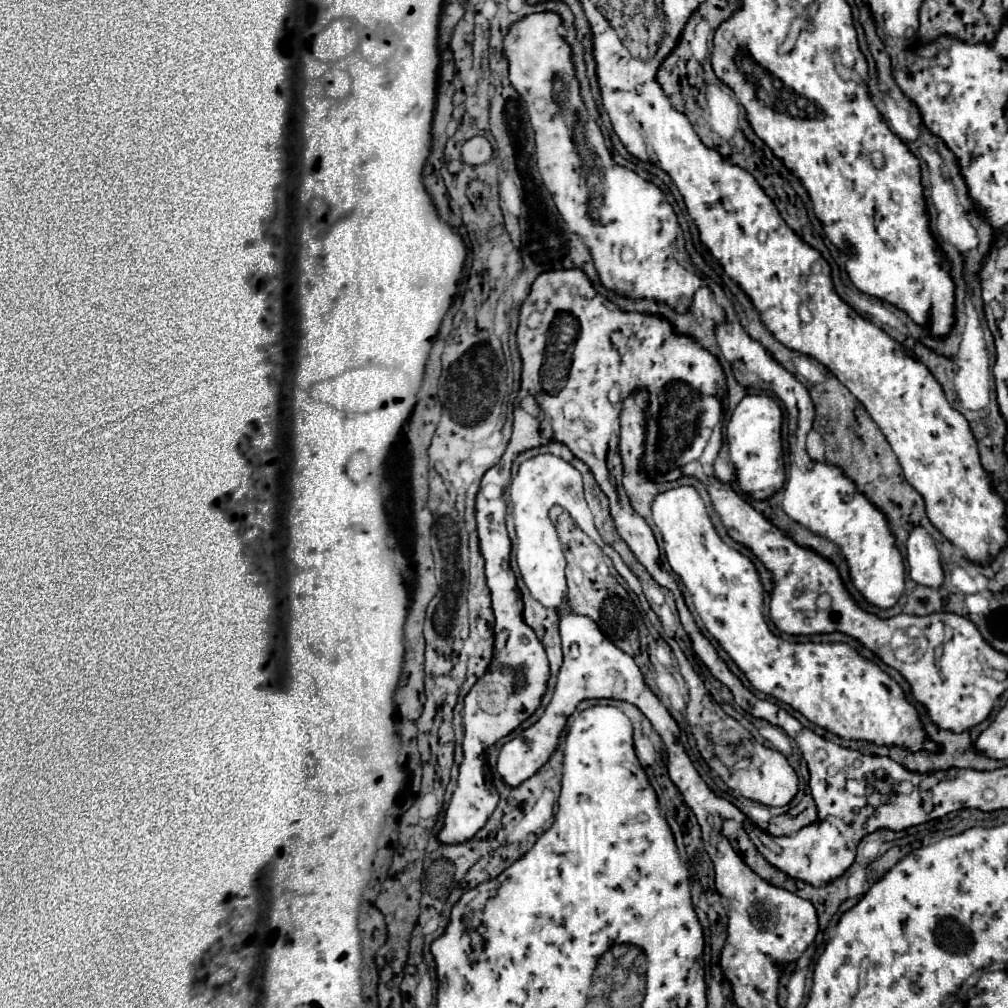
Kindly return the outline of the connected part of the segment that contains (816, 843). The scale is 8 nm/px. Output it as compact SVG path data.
M750 821L744 827L746 827L748 835L758 841L758 851L766 857L768 863L774 863L780 871L786 871L786 875L790 875L794 879L802 879L802 881L806 881L810 885L816 885L816 887L822 887L830 879L840 877L854 863L856 851L846 847L846 841L844 841L842 833L834 825L808 825L808 827L800 829L796 835L788 835L788 837L780 837L780 839L774 837L772 841L778 843L778 853L770 851L768 845L764 845L762 837L766 837L766 833L756 829Z

